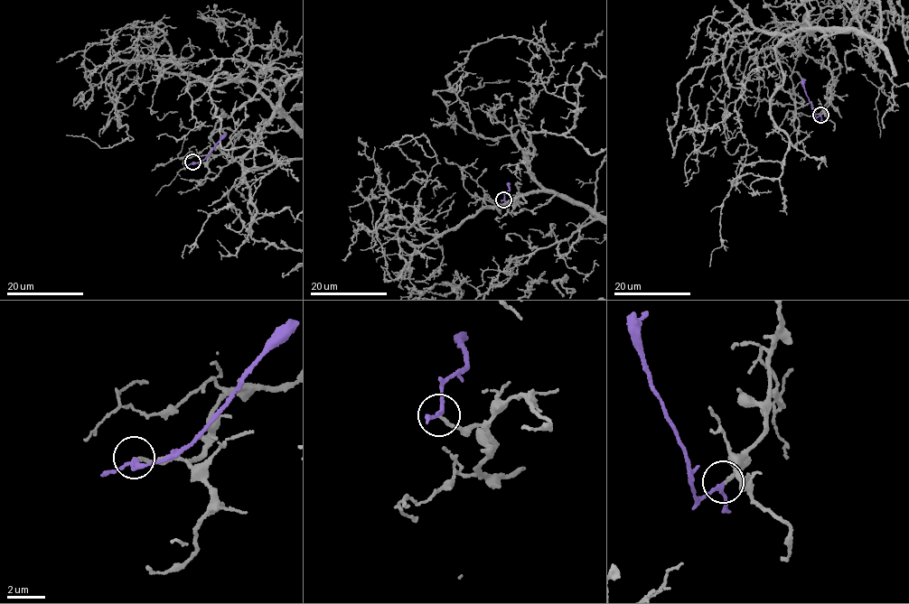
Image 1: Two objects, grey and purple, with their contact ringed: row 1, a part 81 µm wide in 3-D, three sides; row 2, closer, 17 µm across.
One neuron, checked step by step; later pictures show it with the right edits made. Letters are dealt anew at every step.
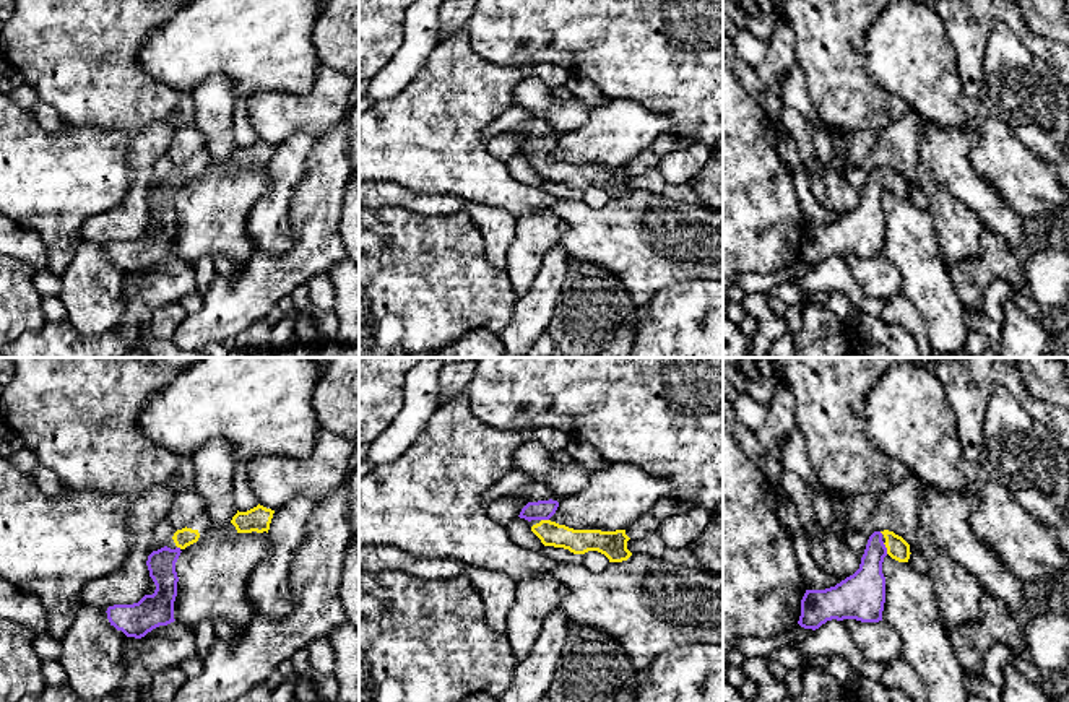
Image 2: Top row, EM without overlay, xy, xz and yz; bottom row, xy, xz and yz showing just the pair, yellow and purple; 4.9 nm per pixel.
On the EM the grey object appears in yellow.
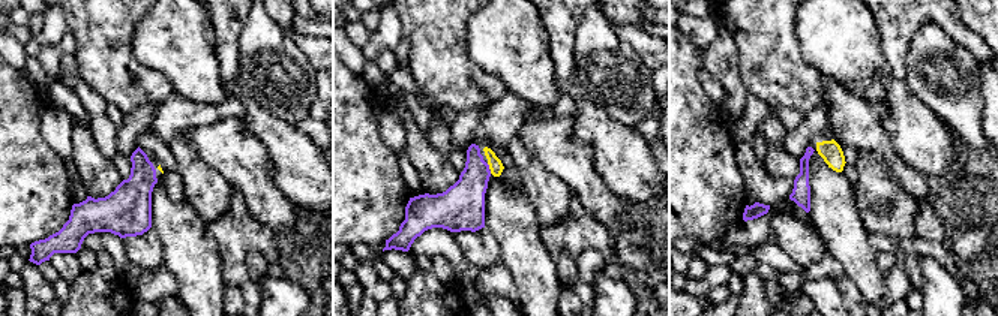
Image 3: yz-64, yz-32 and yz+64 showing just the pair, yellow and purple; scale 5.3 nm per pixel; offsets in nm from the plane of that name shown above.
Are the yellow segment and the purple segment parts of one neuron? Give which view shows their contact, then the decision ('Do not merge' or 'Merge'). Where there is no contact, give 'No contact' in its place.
Touches yellow in yz. Merge

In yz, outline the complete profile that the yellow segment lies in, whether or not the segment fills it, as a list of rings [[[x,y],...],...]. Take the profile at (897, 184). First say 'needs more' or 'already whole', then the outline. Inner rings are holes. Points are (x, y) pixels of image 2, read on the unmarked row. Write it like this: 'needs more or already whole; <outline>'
needs more; [[[874,167],[853,211],[825,226],[806,226],[798,260],[816,266],[832,255],[882,257],[885,239],[882,198],[887,190],[898,198],[908,198],[910,180],[894,167]]]

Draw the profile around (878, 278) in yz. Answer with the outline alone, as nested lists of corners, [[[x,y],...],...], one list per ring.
[[[843,255],[842,258],[868,297],[890,301],[900,294],[898,270],[887,258],[861,258],[856,255]]]

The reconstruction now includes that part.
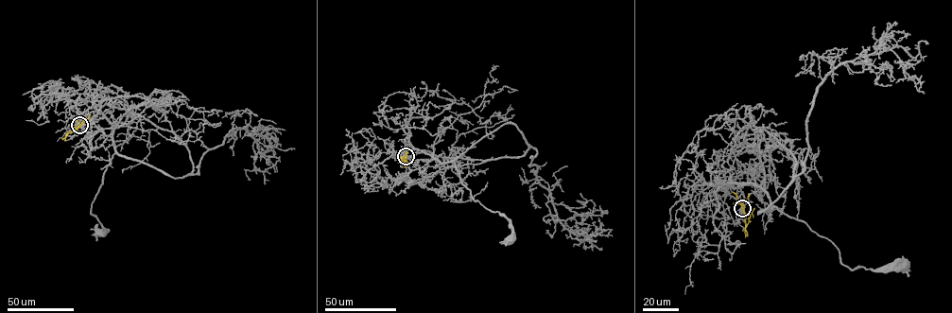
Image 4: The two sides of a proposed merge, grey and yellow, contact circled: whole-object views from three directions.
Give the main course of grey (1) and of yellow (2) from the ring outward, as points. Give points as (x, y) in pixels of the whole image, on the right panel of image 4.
1: (742, 208), (738, 184), (746, 182), (768, 194), (770, 204), (831, 240), (843, 265), (874, 269), (904, 266)
2: (742, 208), (746, 225), (750, 217), (748, 198), (750, 194)

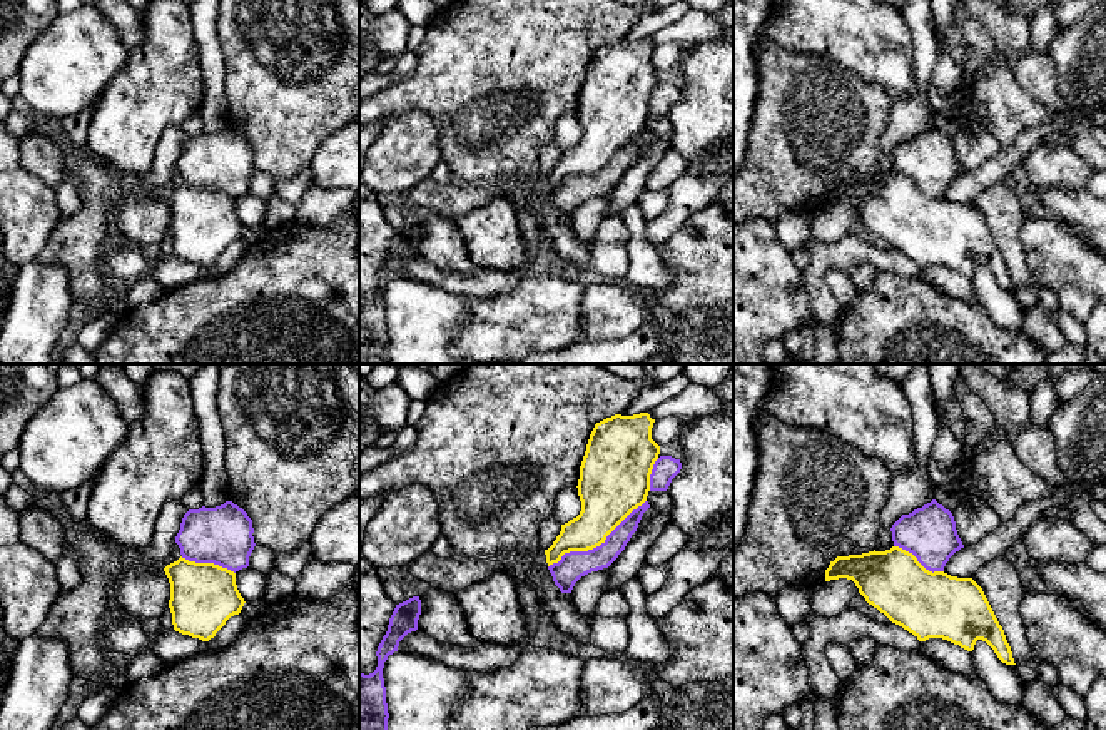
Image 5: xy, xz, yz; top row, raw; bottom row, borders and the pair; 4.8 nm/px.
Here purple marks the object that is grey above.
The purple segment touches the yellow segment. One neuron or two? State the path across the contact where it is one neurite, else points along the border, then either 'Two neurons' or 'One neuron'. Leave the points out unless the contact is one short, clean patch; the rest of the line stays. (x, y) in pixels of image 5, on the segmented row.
Two neurons

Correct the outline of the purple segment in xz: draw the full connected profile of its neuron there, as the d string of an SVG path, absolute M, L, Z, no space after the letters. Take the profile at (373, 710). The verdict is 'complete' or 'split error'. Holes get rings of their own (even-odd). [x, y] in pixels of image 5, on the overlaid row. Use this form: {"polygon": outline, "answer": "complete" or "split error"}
{"polygon": "M413 596L396 605L388 631L383 636L376 656L378 667L373 673L359 672L359 730L388 730L388 703L383 678L384 662L398 651L399 641L411 631L418 630L421 615L421 600Z", "answer": "complete"}

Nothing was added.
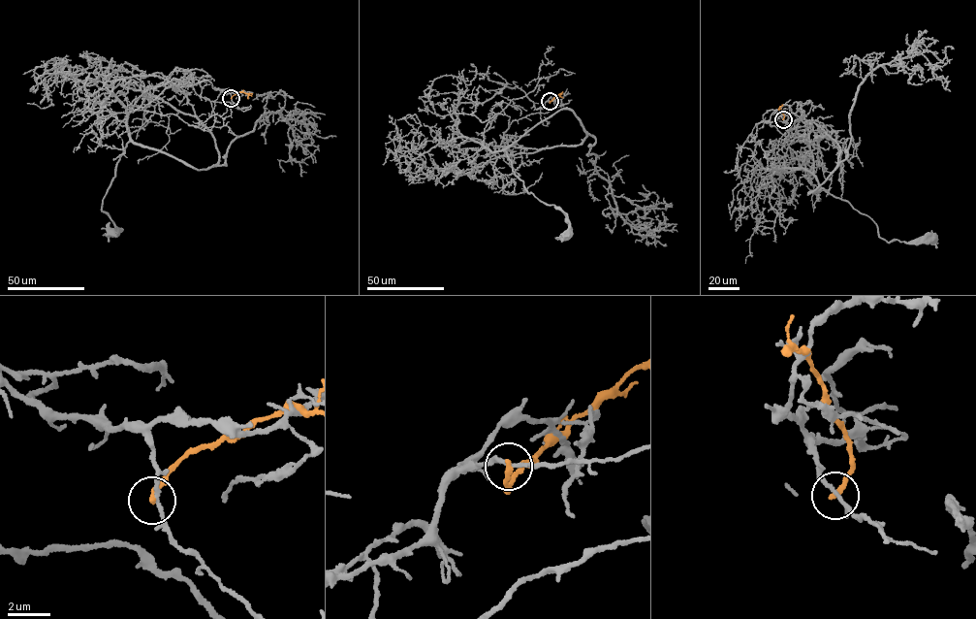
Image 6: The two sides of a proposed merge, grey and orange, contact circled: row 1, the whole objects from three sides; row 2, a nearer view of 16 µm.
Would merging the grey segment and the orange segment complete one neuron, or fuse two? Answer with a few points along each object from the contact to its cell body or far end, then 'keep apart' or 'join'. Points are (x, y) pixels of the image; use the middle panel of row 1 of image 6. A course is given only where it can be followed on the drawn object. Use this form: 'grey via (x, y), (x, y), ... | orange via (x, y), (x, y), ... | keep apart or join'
grey via (550, 101), (535, 109), (506, 86), (452, 115), (463, 136), (506, 151), (528, 193), (567, 217), (566, 234) | orange via (550, 101), (559, 95), (563, 97) | keep apart

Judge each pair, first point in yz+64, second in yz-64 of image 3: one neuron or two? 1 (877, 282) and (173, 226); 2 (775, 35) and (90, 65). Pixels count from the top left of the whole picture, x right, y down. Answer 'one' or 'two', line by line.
1: one
2: one

